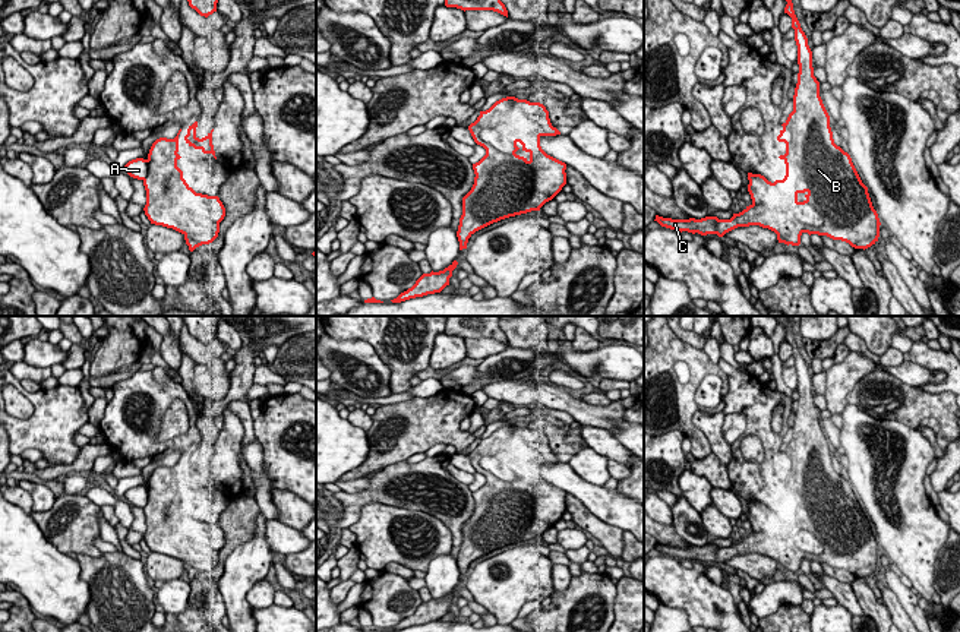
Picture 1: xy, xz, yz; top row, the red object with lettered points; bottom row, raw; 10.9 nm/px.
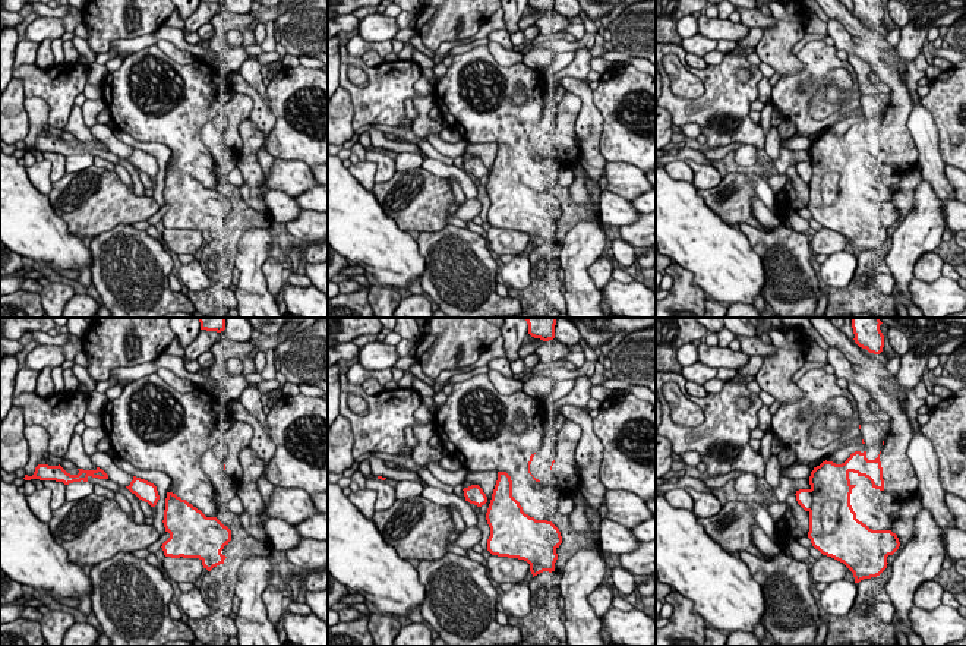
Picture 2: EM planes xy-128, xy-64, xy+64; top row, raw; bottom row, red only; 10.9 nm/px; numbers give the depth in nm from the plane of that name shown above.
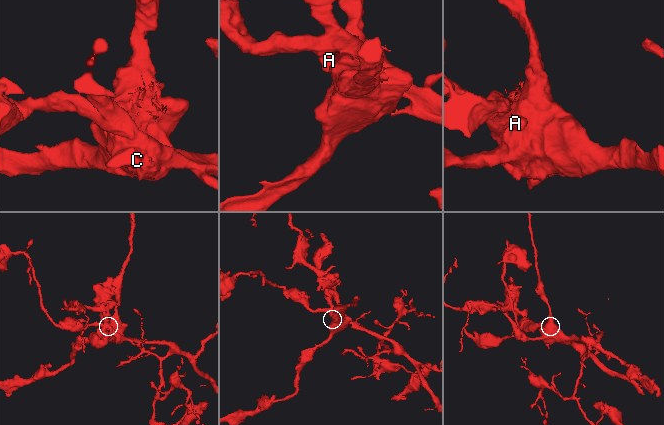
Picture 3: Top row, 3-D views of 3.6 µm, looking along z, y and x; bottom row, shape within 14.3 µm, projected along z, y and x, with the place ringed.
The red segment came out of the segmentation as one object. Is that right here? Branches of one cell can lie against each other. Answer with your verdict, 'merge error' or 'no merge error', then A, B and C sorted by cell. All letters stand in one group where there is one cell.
merge error; groups A / B C

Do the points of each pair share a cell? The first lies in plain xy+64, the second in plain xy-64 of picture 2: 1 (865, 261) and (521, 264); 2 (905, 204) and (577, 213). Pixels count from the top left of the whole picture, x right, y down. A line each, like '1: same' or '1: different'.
1: different
2: same

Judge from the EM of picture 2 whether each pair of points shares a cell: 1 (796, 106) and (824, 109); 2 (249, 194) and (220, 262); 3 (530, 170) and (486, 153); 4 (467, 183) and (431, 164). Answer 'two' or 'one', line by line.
1: two
2: two
3: two
4: one

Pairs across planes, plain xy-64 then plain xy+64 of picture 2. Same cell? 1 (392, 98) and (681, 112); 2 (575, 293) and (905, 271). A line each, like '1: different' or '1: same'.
1: same
2: same

